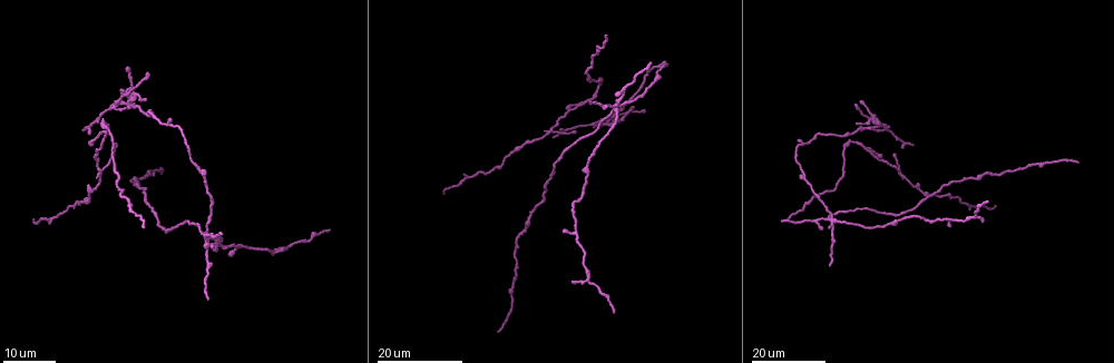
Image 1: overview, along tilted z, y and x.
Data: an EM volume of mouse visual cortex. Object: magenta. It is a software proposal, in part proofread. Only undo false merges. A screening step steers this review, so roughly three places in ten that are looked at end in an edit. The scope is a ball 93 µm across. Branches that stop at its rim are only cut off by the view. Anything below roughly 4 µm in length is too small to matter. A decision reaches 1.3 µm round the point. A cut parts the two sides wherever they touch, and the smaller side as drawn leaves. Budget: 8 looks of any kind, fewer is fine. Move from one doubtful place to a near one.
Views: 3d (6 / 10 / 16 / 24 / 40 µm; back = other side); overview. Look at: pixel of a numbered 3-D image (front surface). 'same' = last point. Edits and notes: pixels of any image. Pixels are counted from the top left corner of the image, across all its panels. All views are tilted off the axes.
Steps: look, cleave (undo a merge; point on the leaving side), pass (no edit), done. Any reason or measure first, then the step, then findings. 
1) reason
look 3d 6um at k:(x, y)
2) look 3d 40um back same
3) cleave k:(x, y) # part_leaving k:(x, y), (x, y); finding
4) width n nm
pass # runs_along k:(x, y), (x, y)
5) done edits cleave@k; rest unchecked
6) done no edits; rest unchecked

looks like a crossing
look 3d 24um at 1:(828, 221)

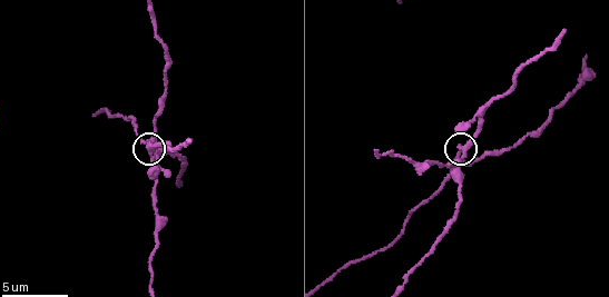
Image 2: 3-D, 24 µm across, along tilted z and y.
look 3d 6um at 2:(464, 154)

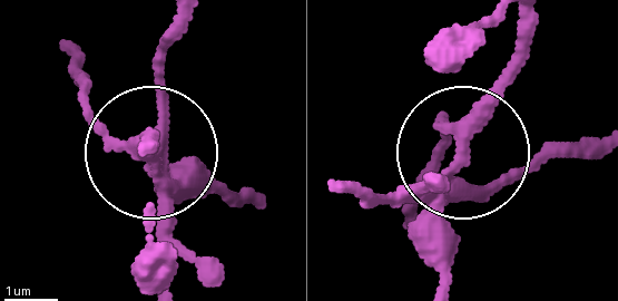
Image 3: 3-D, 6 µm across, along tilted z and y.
cleave 3:(417, 192) # part_leaving 3:(159, 173), (160, 71), (178, 15); two cells meet here

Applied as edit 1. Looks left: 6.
look overview

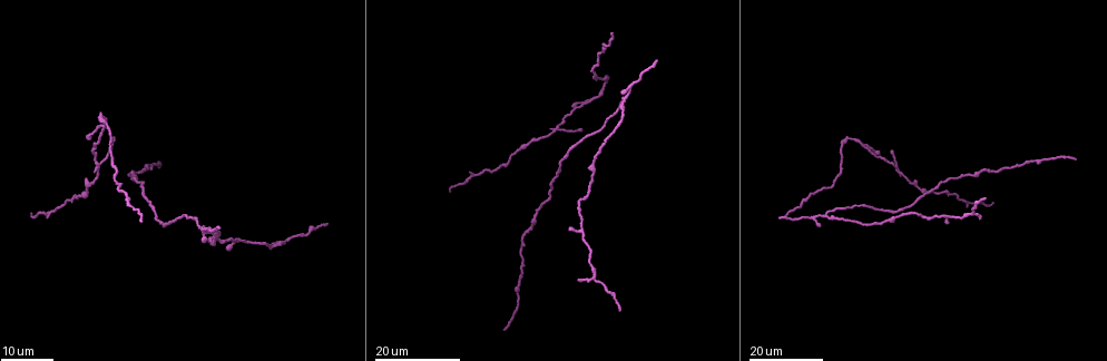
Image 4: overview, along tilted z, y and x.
look 3d 24um at 4:(596, 98)

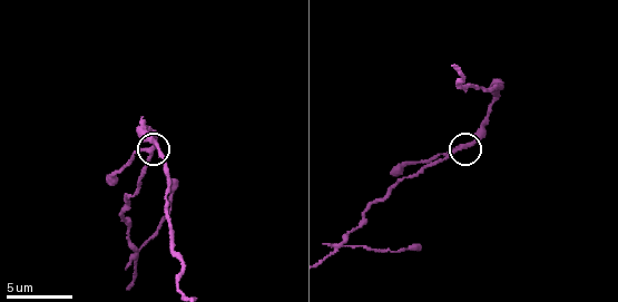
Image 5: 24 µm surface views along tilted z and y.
look 3d 6um at 5:(151, 150)

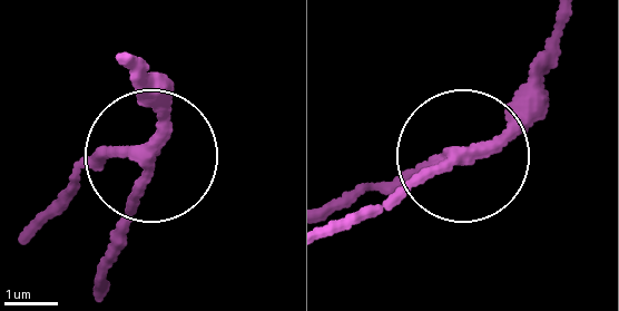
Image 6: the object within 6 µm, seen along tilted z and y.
width 190 nm
pass # runs_along 6:(335, 233), (454, 164), (361, 190); one cell here

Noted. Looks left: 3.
three arms meet
look 3d 24um at 4:(474, 176)

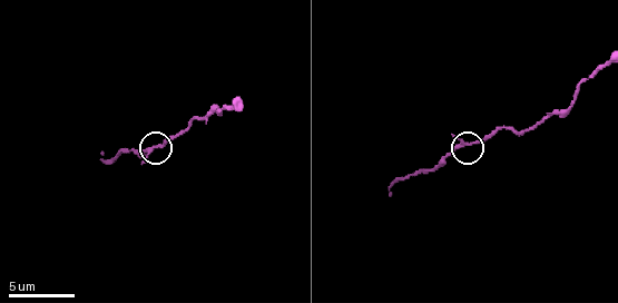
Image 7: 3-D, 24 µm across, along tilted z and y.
look 3d 6um at 7:(472, 144)

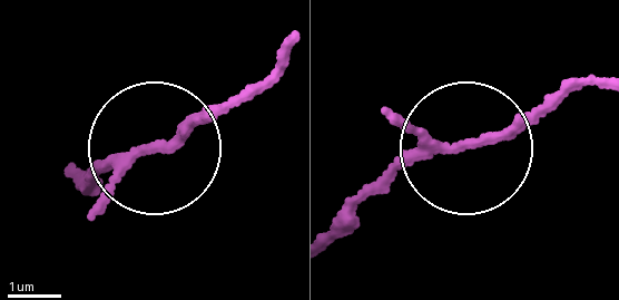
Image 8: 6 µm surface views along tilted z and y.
width 150 nm
pass # all the same cell

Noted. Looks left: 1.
a fork
look 3d 10um at 5:(137, 250)

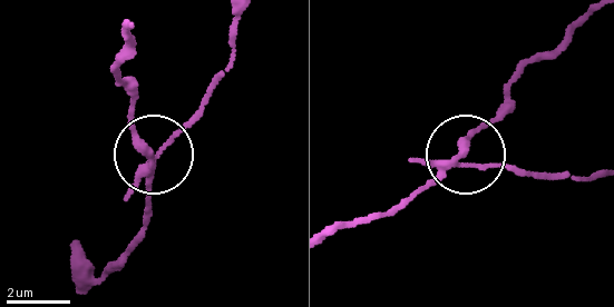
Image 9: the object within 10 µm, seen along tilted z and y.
side_arm 7 um; arms 3
cleave 9:(177, 131) # a second cell is stuck on

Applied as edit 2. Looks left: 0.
done edits cleave@3, cleave@9; rest unchecked

